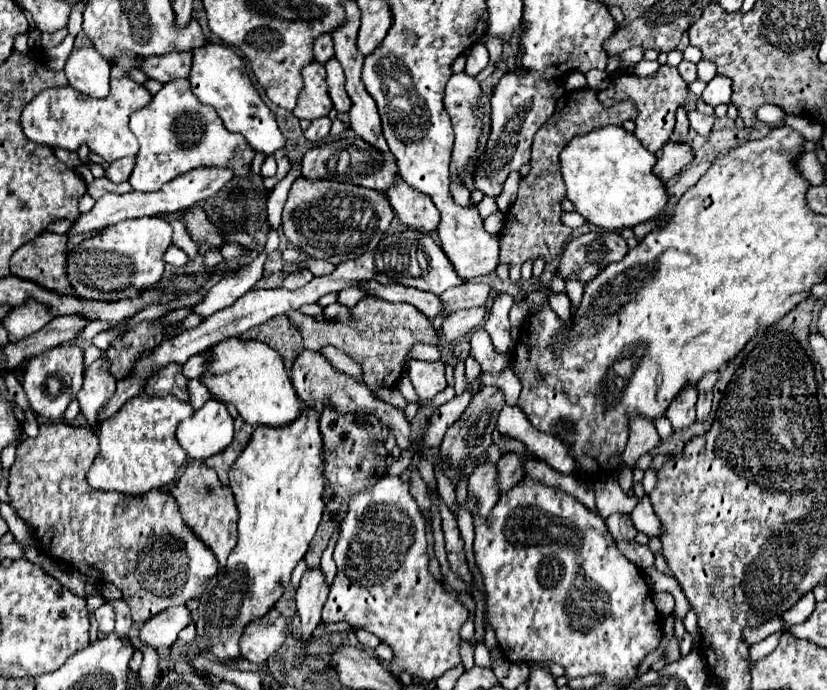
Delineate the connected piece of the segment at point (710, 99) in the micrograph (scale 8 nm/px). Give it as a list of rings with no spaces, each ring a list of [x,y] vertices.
[[[716,75],[704,89],[702,93],[702,101],[716,107],[720,103],[730,103],[730,95],[732,95],[732,81],[728,81],[728,77],[724,75]]]

